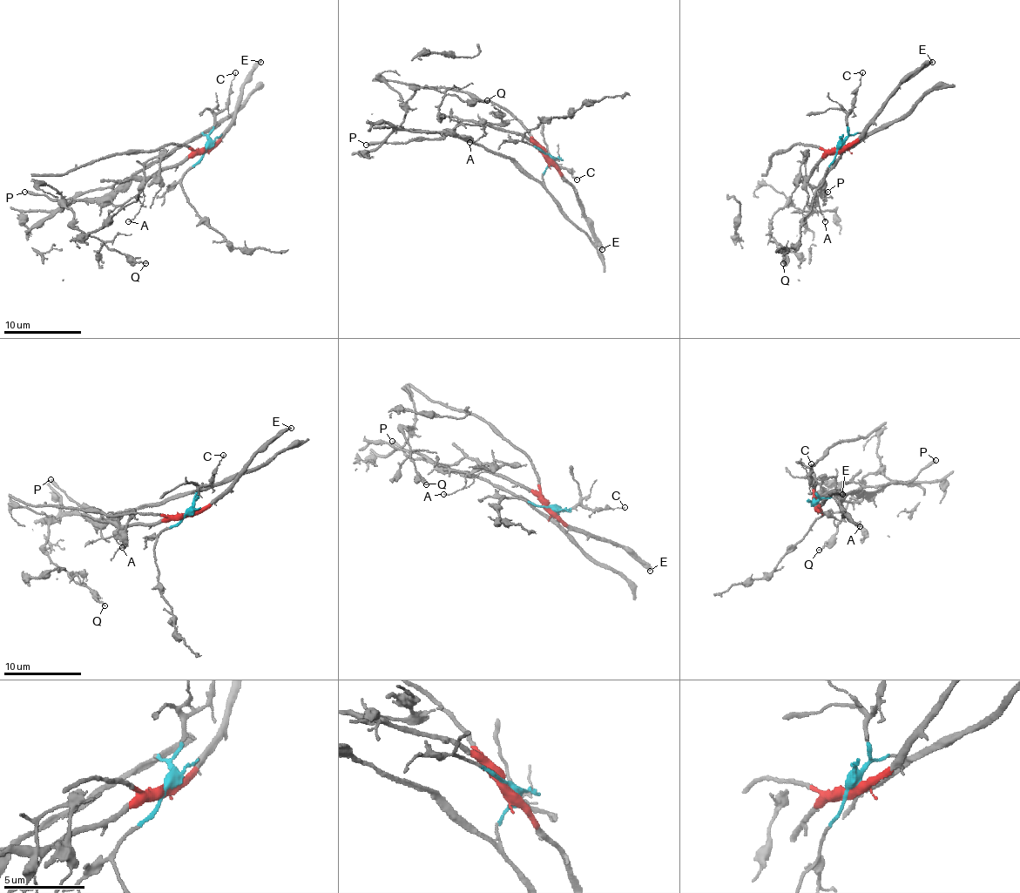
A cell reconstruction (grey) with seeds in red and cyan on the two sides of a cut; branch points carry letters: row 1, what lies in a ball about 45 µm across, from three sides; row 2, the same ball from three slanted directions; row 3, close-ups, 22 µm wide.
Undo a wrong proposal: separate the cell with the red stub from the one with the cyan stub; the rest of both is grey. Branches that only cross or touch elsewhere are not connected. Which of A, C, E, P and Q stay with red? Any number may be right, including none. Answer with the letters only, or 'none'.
A, E, P

